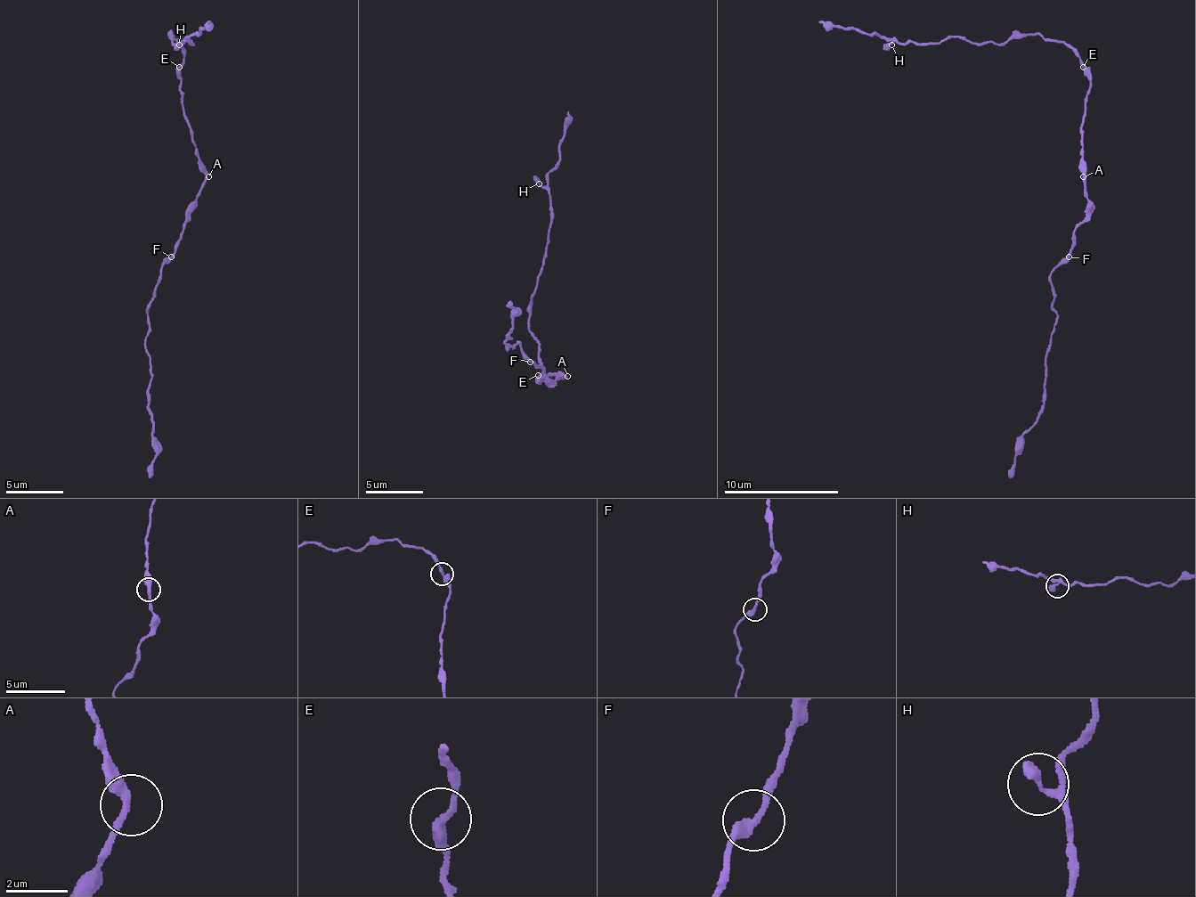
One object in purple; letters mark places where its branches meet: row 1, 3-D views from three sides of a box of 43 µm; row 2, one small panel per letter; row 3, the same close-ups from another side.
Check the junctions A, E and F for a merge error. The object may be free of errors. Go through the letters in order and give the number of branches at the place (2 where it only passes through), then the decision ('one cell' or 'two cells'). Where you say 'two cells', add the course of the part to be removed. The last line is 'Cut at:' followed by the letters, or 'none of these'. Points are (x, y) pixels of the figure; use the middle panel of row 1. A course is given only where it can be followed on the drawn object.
A: branches 2; one cell
E: branches 2; two cells; course (539, 376), (541, 364), (539, 341), (530, 330), (530, 307), (547, 249), (547, 175), (558, 158), (567, 112)
F: branches 2; one cell
Cut at: E

